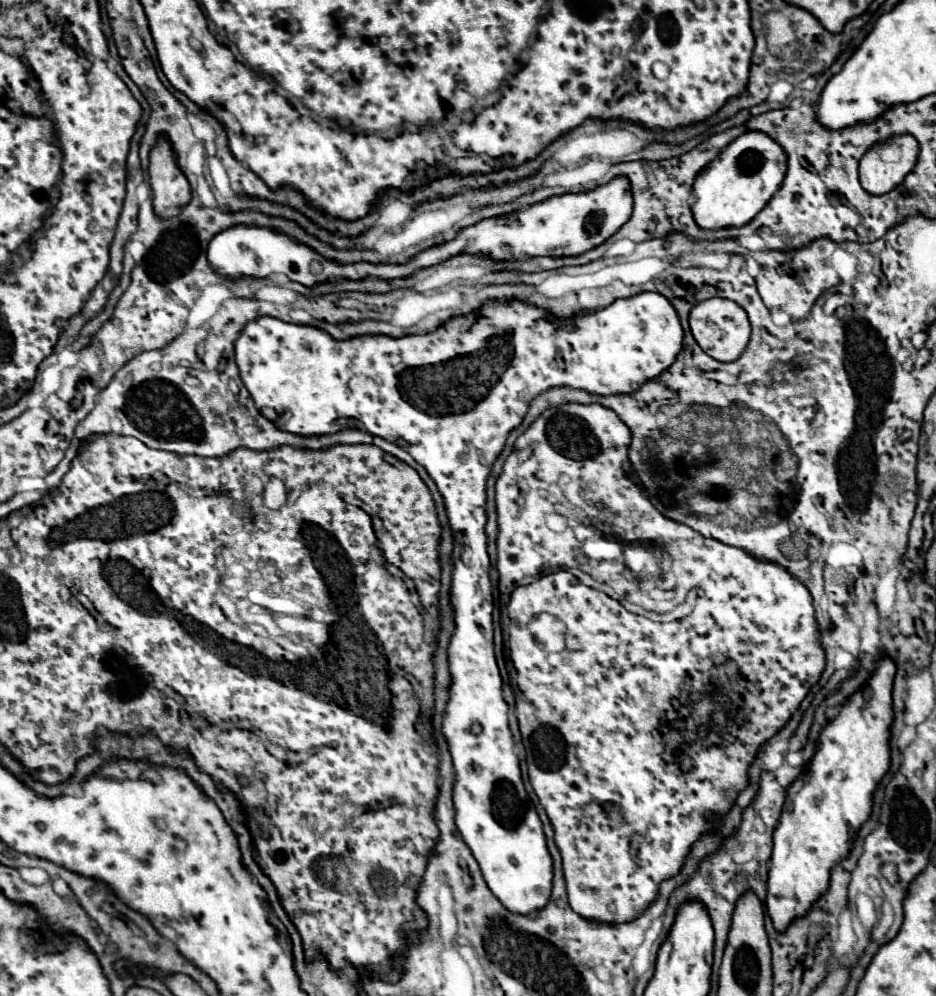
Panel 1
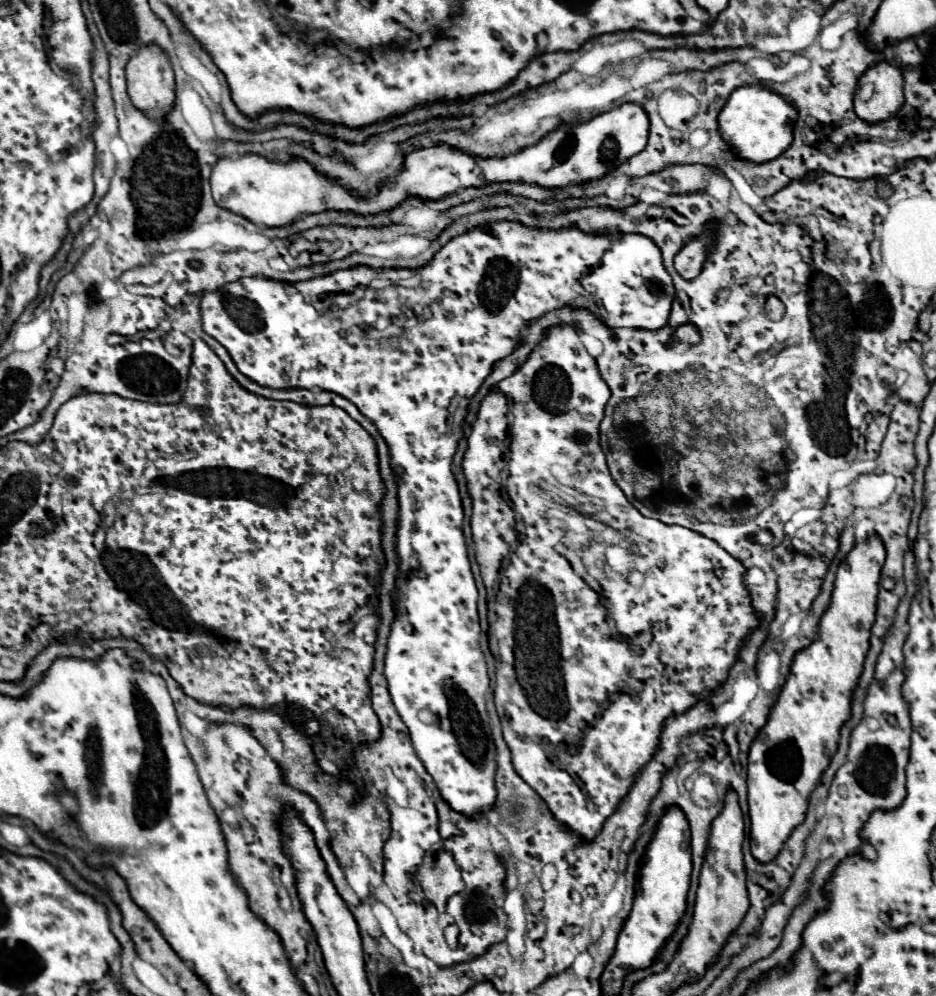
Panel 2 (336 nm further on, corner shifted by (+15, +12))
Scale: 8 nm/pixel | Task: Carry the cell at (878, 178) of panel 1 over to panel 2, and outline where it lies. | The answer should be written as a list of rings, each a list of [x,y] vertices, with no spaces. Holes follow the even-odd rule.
[[[880,63],[862,75],[860,87],[866,83],[874,85],[874,95],[868,101],[854,97],[856,115],[868,125],[876,125],[880,121],[888,121],[888,117],[898,115],[904,105],[904,79],[900,69]]]

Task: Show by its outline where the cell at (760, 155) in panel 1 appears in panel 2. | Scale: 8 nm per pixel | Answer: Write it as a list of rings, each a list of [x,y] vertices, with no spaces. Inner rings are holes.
[[[746,85],[738,87],[726,101],[724,109],[718,115],[718,129],[722,141],[730,145],[736,157],[752,163],[764,163],[780,157],[780,153],[784,153],[784,149],[788,149],[788,145],[792,143],[792,129],[796,117],[794,113],[796,109],[780,95],[768,91],[766,87]]]

